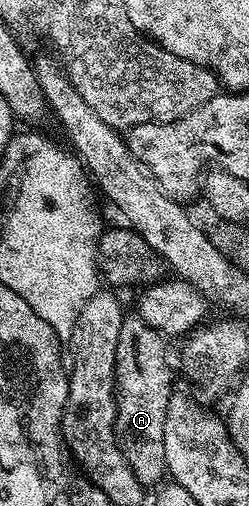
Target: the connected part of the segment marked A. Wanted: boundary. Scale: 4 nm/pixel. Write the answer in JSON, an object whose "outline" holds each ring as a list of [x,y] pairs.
{"outline":[[[138,316],[124,317],[121,336],[117,336],[115,365],[115,440],[133,474],[145,488],[164,481],[165,412],[173,393],[171,362],[167,359],[168,339],[159,334]]]}

